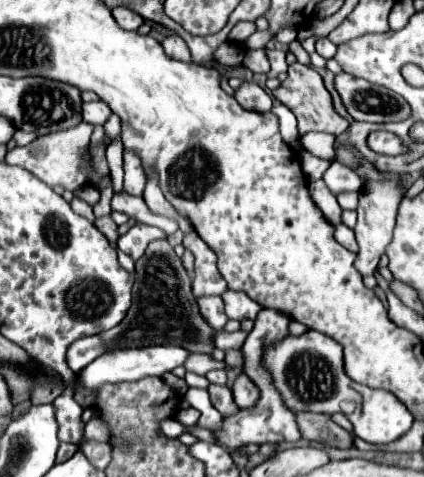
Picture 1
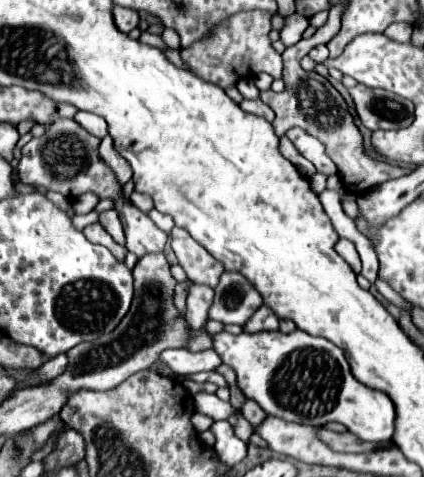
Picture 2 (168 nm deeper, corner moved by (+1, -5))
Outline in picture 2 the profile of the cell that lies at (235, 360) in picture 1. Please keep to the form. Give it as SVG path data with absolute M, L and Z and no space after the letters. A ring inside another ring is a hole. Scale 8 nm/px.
M295 330L291 334L283 332L259 332L247 334L241 332L233 336L221 332L213 336L213 350L221 356L223 364L231 366L237 374L237 386L247 398L253 398L267 414L283 418L287 422L301 422L311 426L323 426L327 422L341 422L363 442L389 442L395 432L395 406L391 398L383 392L371 390L365 384L357 382L349 370L337 370L337 364L347 364L345 354L339 346L331 344L325 338L311 336L307 332Z

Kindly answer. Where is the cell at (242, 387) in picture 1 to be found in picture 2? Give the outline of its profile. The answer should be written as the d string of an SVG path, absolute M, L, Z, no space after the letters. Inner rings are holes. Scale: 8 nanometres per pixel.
M245 398L245 402L243 402L243 406L241 406L241 414L253 424L253 426L257 426L267 414L261 410L261 406L257 404L257 402L253 402L251 398Z

